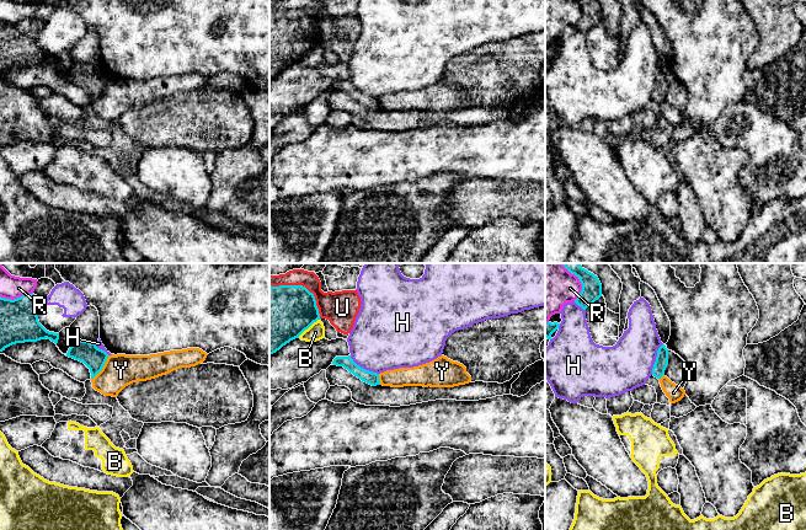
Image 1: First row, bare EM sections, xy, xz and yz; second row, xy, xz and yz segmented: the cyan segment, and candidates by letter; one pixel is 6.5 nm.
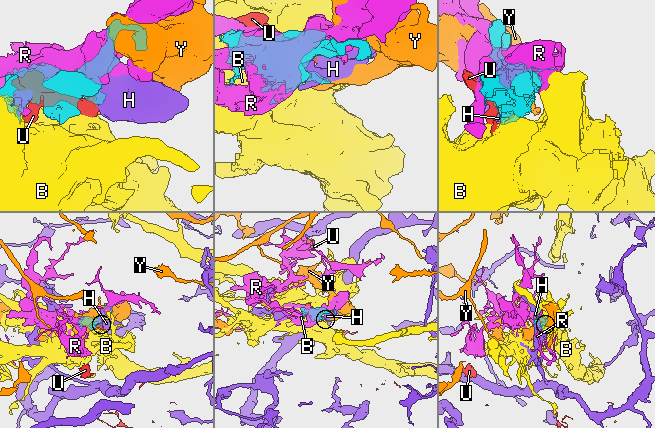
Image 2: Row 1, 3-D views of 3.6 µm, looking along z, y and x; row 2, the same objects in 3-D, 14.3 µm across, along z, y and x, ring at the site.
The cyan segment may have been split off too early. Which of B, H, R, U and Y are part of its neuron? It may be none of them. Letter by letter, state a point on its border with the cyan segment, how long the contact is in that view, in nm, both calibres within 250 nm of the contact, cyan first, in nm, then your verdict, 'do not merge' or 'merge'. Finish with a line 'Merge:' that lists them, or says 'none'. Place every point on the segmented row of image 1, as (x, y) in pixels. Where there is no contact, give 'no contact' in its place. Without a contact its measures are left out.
B: contact xz (309, 326); length 200 nm; calibres 400 and 110 nm; do not merge
H: contact xz (362, 368); length 220 nm; calibres 90 and 440 nm; do not merge
R: contact xy (17, 298); length 220 nm; calibres 260 and 150 nm; do not merge
U: contact xz (304, 287); length 400 nm; calibres 380 and 200 nm; do not merge
Y: contact xy (102, 367); length 200 nm; calibres 150 and 220 nm; do not merge
Merge: none

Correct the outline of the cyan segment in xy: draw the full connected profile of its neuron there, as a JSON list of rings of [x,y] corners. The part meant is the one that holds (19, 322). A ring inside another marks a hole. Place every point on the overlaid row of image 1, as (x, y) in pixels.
[[[33,293],[14,300],[0,296],[0,352],[16,343],[37,342],[46,338],[58,343],[59,333],[47,331],[38,321],[37,314],[44,300]]]

